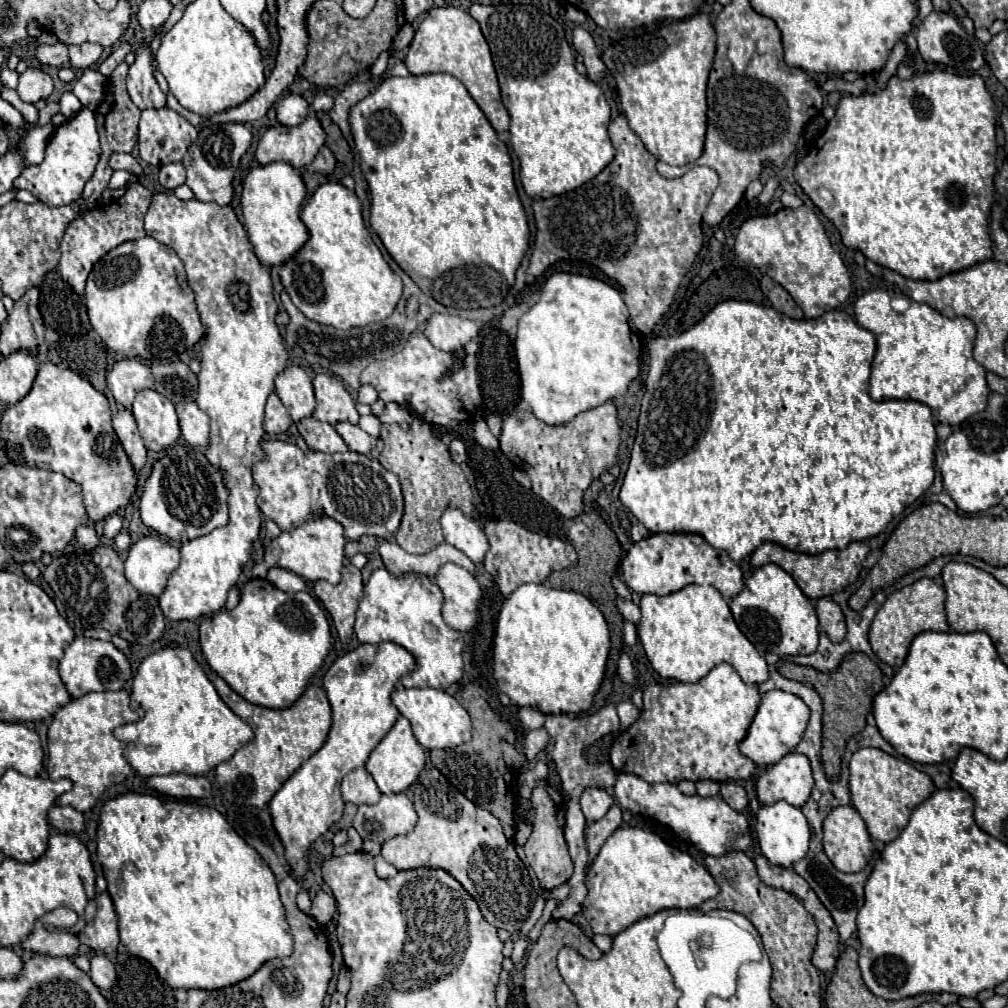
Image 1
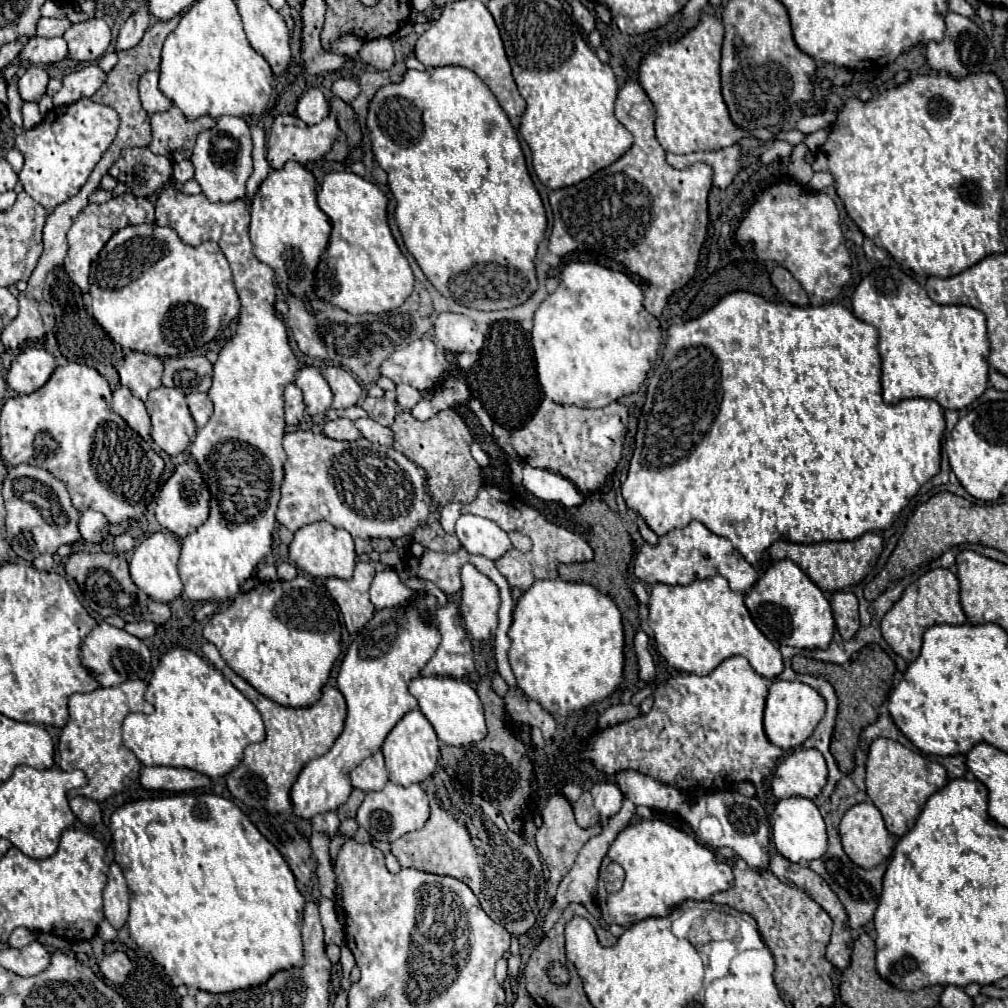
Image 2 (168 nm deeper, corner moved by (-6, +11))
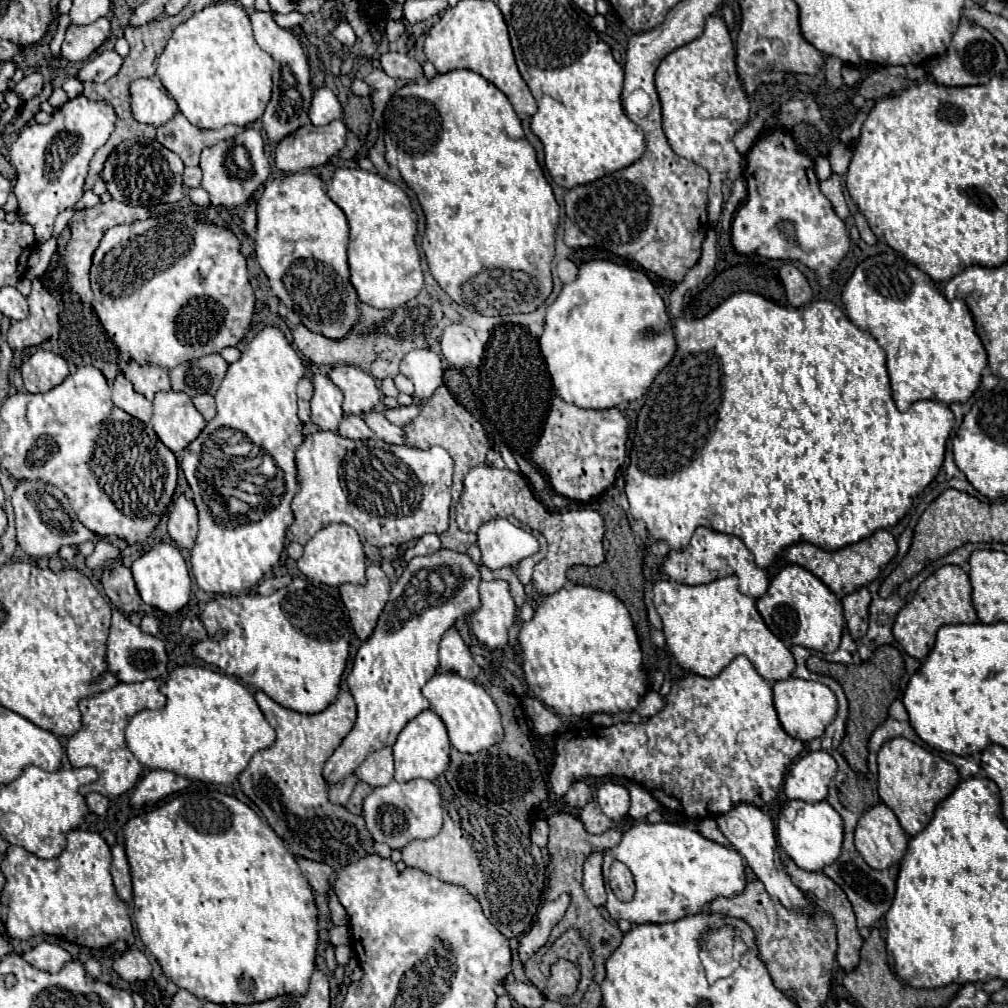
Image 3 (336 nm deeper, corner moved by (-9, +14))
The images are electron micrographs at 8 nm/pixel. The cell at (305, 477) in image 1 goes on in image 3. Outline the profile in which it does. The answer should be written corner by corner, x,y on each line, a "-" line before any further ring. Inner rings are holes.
319,430
305,438
295,458
297,458
297,472
299,472
297,476
301,482
301,490
291,504
295,514
293,526
287,530
287,538
291,542
305,544
321,528
329,524
347,524
359,534
361,540
377,548
401,546
409,540
421,538
423,534
429,534
429,532
441,534
449,528
453,458
441,446
419,450
411,446
393,446
379,438
355,442
335,432

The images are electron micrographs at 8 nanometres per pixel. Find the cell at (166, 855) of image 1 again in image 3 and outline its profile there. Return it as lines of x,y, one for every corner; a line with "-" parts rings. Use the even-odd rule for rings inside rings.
191,792
177,796
151,812
131,818
125,824
125,852
131,866
137,932
147,950
157,958
163,974
169,980
173,980
177,988
191,992
199,1000
209,1000
215,1004
257,1004
283,994
303,996
307,992
309,978
315,970
315,956
319,944
319,926
317,926
319,910
315,904
315,894
305,876
301,874
295,856
291,856
291,852
285,848
285,842
247,804
221,792
199,792
199,796
197,792

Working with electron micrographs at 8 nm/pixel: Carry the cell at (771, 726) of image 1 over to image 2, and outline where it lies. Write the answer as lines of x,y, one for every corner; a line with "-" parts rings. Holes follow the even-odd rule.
776,679
770,685
770,693
766,699
766,709
764,709
764,733
768,741
784,751
800,747
806,737
816,729
818,721
822,719
822,713
826,709
824,699
810,687
800,681
780,681

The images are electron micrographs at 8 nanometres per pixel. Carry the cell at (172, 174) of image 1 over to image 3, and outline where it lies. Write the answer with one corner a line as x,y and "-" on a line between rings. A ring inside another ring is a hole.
195,166
195,168
185,168
185,172
183,172
183,184
187,186
187,188
197,188
197,186
201,186
201,168
199,166

